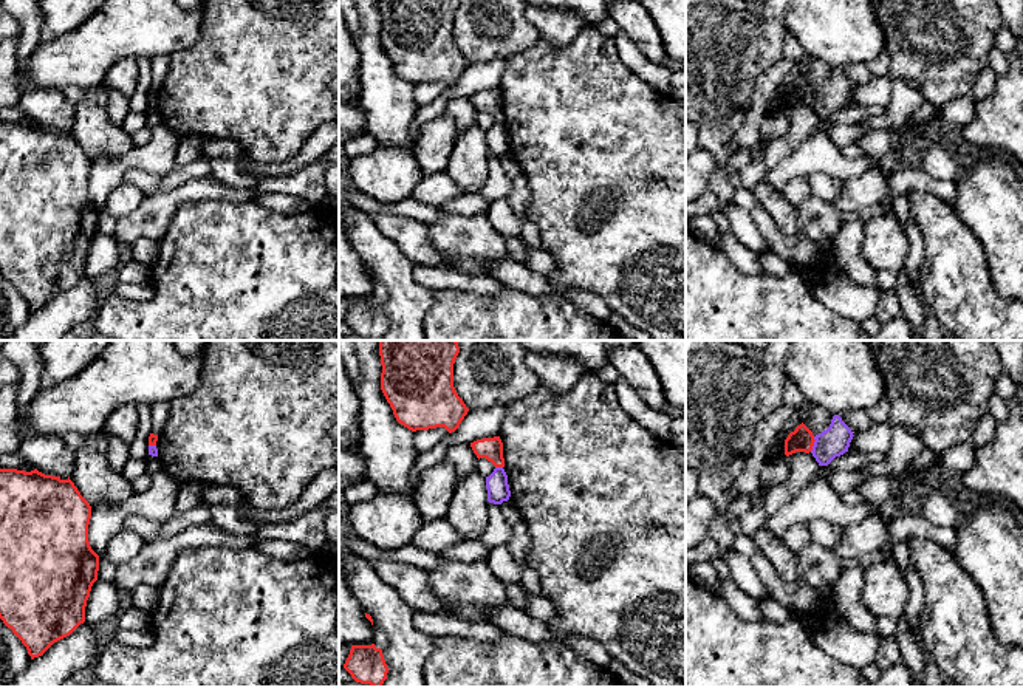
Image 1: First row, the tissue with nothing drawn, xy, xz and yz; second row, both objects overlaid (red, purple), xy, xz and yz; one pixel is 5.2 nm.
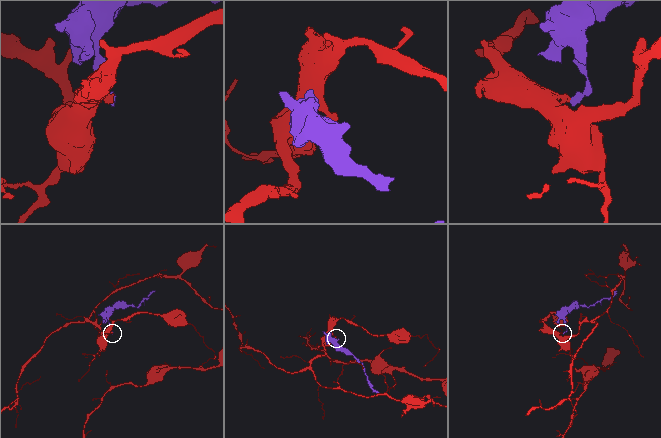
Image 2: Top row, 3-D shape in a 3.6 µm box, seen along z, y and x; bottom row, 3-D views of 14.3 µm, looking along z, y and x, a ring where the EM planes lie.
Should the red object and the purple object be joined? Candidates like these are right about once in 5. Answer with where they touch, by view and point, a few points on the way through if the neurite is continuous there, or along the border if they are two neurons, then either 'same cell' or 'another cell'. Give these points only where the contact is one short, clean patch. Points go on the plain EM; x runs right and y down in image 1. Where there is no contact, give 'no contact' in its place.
contact yz (813, 98); border yz (814, 90), (814, 98), (810, 104); another cell

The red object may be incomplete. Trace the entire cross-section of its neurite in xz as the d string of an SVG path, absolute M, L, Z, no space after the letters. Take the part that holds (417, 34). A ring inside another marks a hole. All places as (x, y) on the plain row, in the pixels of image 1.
M379 0L381 43L399 77L412 85L444 80L455 85L469 62L453 40L460 0Z

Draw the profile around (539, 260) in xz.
M526 244L526 261L525 265L545 275L554 272L557 269L553 255L549 255L545 249L535 249Z

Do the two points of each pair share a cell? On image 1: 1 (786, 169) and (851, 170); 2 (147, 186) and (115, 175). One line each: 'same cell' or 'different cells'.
1: same cell
2: different cells

